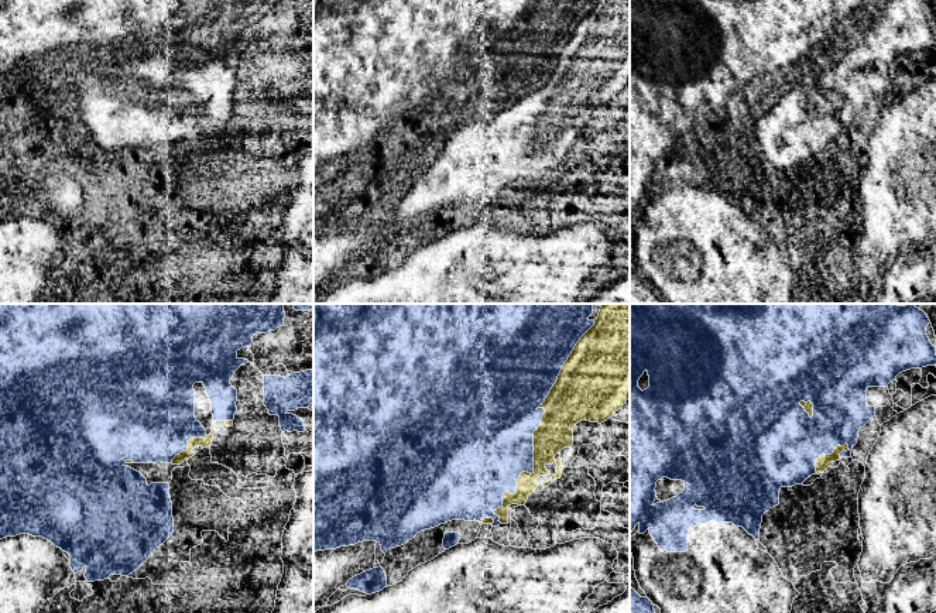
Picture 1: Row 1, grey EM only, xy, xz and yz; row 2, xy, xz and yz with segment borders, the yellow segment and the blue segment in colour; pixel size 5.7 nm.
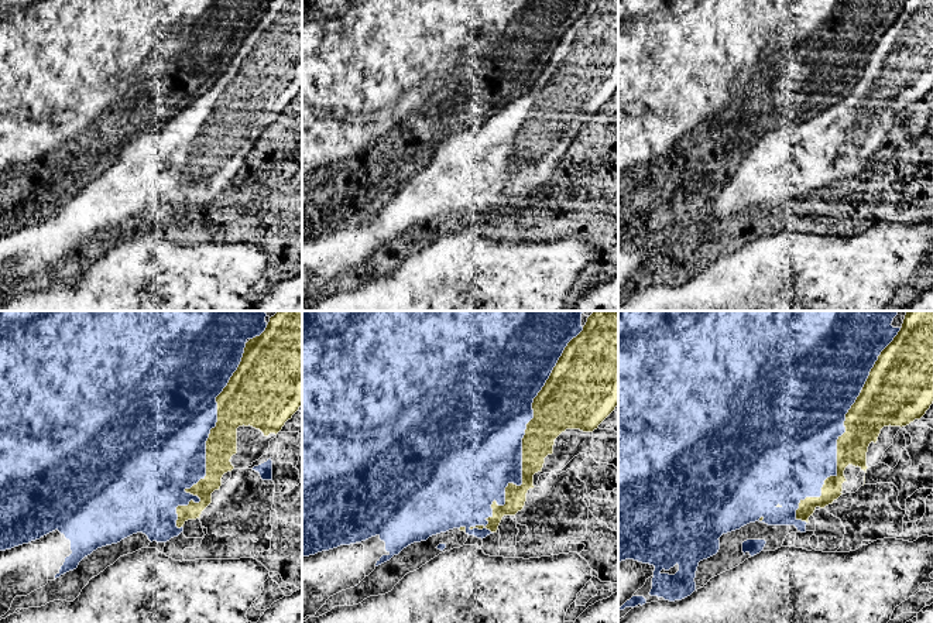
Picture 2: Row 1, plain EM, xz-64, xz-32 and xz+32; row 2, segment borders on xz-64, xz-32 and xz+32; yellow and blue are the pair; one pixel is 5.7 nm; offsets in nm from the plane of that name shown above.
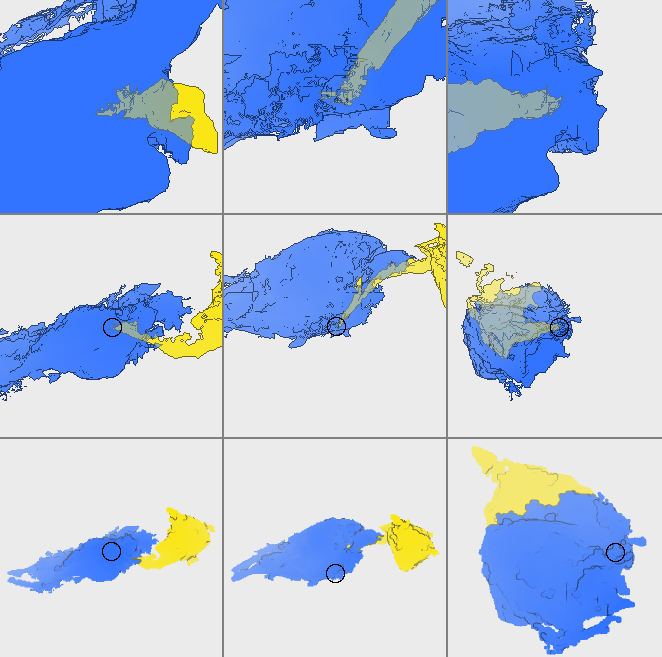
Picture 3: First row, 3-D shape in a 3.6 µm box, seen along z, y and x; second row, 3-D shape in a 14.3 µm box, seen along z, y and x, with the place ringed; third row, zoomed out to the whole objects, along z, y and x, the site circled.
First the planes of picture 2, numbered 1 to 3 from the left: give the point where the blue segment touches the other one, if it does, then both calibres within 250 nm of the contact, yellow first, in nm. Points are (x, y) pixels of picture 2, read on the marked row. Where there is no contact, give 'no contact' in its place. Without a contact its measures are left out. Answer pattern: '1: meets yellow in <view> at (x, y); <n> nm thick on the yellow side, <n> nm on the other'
1: meets yellow in xz-64 at (206, 449); 180 nm thick on the yellow side, 500 nm on the other
2: meets yellow in xz-32 at (522, 445); 220 nm thick on the yellow side, 500 nm on the other
3: meets yellow in xz+32 at (844, 432); 260 nm thick on the yellow side, 460 nm on the other

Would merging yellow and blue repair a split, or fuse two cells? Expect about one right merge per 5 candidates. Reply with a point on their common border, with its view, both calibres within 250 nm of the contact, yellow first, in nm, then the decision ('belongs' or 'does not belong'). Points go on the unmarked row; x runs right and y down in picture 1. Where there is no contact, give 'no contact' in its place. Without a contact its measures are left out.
contact xz (534, 115); calibres 260 and 500 nm; does not belong

